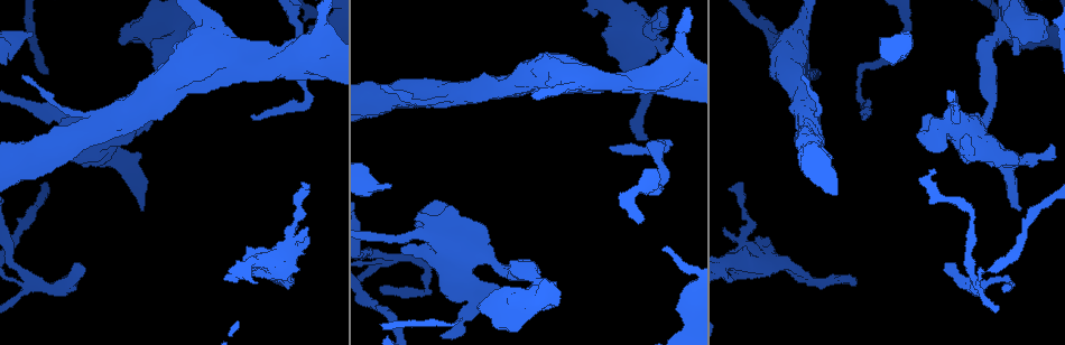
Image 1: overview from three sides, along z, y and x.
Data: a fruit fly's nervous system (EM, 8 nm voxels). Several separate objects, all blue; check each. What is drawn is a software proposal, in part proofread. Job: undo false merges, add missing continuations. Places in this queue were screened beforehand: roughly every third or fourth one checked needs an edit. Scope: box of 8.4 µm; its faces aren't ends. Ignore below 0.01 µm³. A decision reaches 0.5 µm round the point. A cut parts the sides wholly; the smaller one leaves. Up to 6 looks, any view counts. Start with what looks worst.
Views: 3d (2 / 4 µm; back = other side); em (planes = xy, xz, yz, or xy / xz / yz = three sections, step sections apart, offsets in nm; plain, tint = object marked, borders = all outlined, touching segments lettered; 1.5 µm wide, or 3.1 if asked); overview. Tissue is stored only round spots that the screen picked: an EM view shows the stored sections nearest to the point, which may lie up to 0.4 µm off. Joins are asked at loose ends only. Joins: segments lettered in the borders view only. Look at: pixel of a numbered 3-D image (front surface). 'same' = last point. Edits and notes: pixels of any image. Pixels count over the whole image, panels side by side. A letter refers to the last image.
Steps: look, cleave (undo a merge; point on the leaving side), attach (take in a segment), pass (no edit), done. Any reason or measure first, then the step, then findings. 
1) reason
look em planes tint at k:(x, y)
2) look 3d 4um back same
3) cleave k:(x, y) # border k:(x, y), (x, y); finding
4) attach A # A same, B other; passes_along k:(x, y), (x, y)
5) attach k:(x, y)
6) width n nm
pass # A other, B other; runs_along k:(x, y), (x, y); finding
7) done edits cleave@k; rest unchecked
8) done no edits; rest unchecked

branch stops here
look em xy step 8 plain at 1:(390, 185)

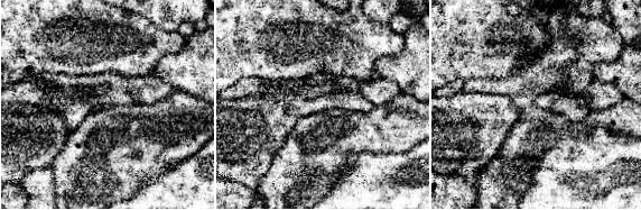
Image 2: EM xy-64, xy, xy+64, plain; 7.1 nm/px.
see the neighbours
look em xy step 8 borders same

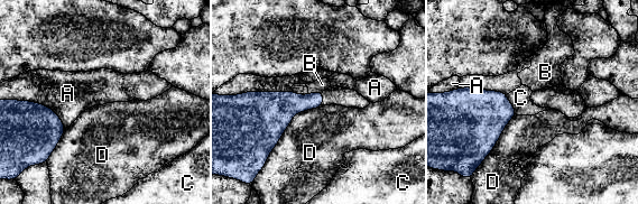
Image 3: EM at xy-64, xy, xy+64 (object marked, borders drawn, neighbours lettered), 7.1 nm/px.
longest_contact D 550 nm
pass # A other, B other, C other, D other; border 3:(292, 91), (248, 91), (241, 94); no lettered segment goes on from it

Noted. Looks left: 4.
free end
look 3d 2um back at 1:(801, 77)

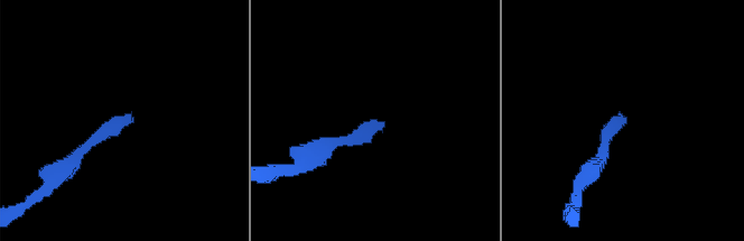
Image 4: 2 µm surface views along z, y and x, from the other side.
look em planes borders at 4:(624, 117)

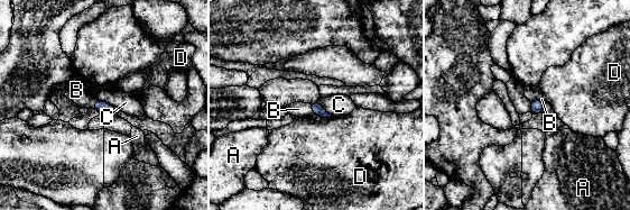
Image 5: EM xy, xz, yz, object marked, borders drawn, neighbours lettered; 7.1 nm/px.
longest_contact C 170 nm
attach B # A other, B same, C other, D other; passes_along 5:(316, 108), (312, 110), (298, 109); it goes on there

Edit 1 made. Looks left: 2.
look overview

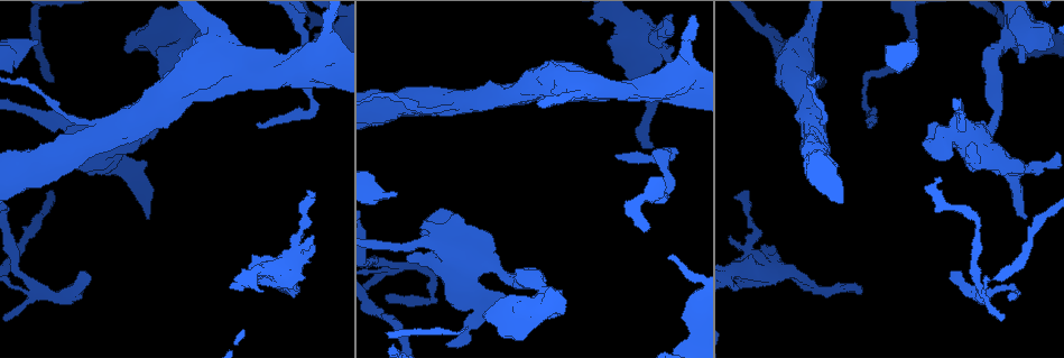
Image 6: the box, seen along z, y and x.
stops while still wide
look em planes borders at 6:(464, 311)

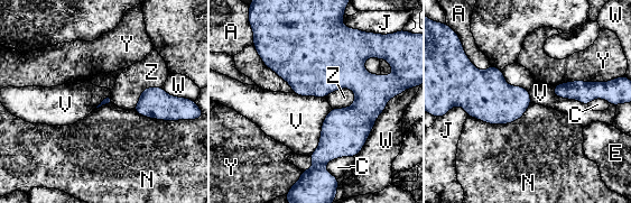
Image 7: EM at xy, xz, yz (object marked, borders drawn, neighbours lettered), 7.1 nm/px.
pass # A other, C other, E other, J other, N other, V other, W other, Y other, Z other; border 7:(332, 109), (309, 156); no lettered segment goes on from it

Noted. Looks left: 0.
done edits attach@5; rest unchecked

